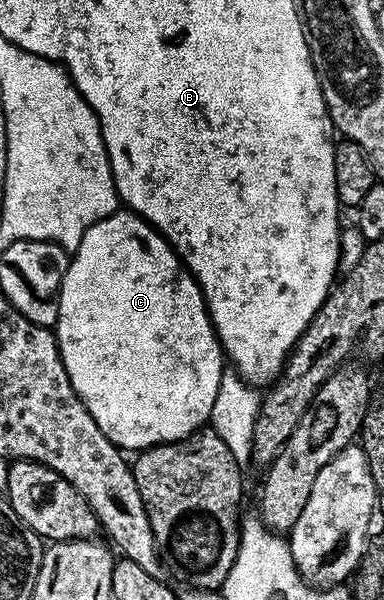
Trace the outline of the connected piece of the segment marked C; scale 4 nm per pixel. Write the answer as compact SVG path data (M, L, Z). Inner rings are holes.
M131 210L111 212L106 218L94 222L94 226L86 230L86 234L82 234L82 242L76 247L76 251L71 253L68 268L60 283L60 305L54 331L56 344L60 348L60 357L66 366L66 374L78 398L86 406L86 410L90 410L90 418L98 422L98 430L102 430L102 434L106 434L108 441L117 448L143 450L153 448L155 444L169 444L191 436L193 432L201 431L209 423L214 400L218 395L219 382L226 371L226 357L220 347L220 339L216 337L216 330L212 327L212 320L208 317L204 291L192 273L184 267L180 257L168 245L167 240L135 212Z

